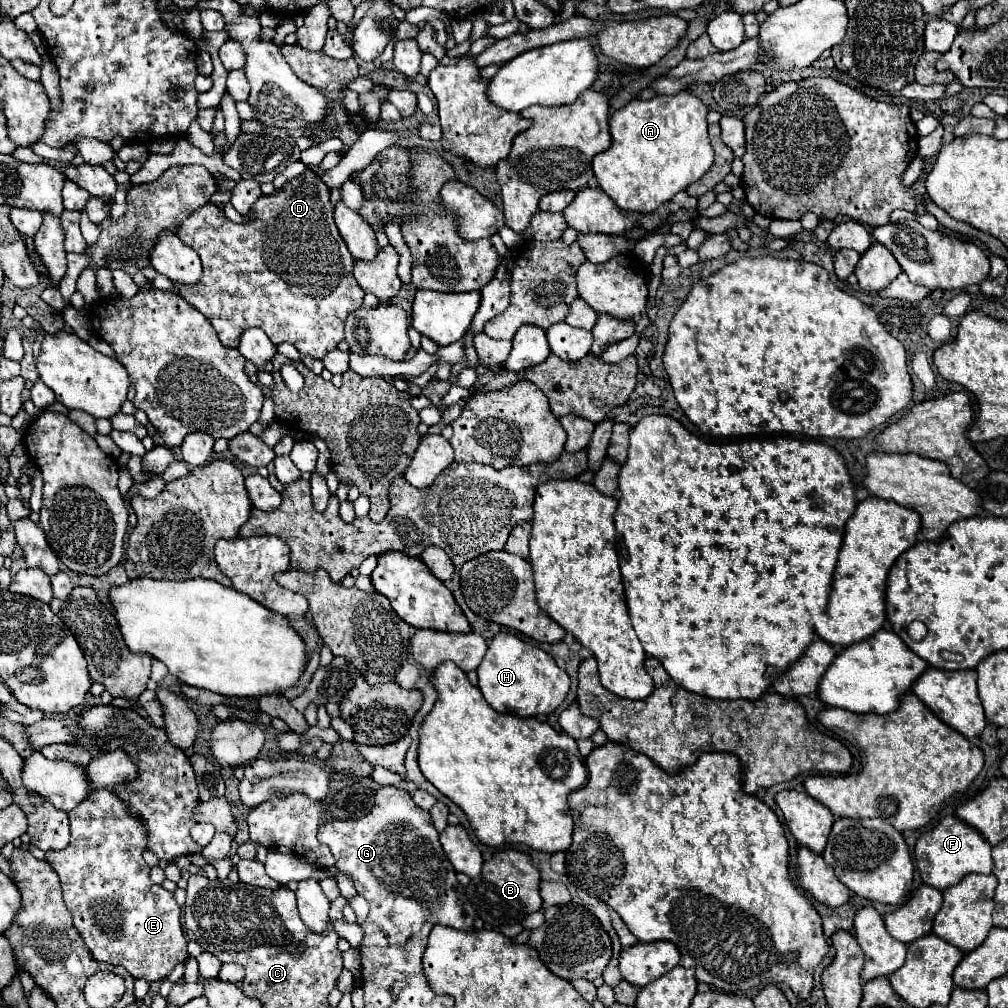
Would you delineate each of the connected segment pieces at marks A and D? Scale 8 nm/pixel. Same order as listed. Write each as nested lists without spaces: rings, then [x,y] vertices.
[[[683,90],[675,96],[655,96],[651,100],[631,100],[627,106],[611,116],[611,148],[593,158],[593,174],[599,186],[615,200],[623,210],[653,212],[659,204],[669,202],[677,192],[697,182],[713,164],[713,148],[707,138],[707,116],[709,108],[693,92]]]
[[[307,168],[281,190],[261,196],[249,214],[255,214],[255,218],[243,216],[245,222],[233,224],[219,206],[209,202],[177,226],[177,236],[201,256],[203,274],[201,280],[191,286],[173,282],[175,292],[211,322],[221,344],[227,348],[237,348],[241,334],[257,326],[275,346],[289,342],[303,356],[323,358],[343,340],[345,318],[363,304],[365,296],[353,278],[355,258],[349,254],[333,220],[331,190],[317,172]]]

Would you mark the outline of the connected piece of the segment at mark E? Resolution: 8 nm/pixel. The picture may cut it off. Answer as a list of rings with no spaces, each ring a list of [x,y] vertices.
[[[93,790],[93,792],[85,798],[85,802],[81,802],[77,808],[73,808],[73,812],[69,812],[69,822],[71,822],[71,844],[69,844],[69,848],[59,850],[59,852],[47,852],[47,860],[49,860],[49,864],[53,866],[53,870],[59,874],[65,904],[67,904],[67,908],[71,910],[75,928],[77,928],[77,932],[81,934],[81,938],[85,940],[85,944],[87,944],[91,956],[93,956],[95,960],[99,960],[99,962],[121,964],[121,966],[125,966],[127,972],[129,972],[131,976],[135,976],[135,978],[145,978],[145,980],[149,980],[149,982],[165,978],[167,974],[171,973],[175,966],[186,961],[187,957],[189,958],[187,951],[188,940],[185,938],[183,930],[181,930],[181,922],[179,922],[179,918],[181,918],[181,908],[179,908],[179,904],[175,902],[173,894],[167,892],[163,886],[153,884],[151,878],[149,878],[149,870],[151,870],[151,868],[149,868],[147,862],[143,860],[143,852],[147,850],[147,830],[145,830],[145,822],[141,822],[141,818],[135,818],[135,816],[129,812],[129,806],[127,806],[117,794],[113,794],[113,792],[109,792],[109,790]]]

